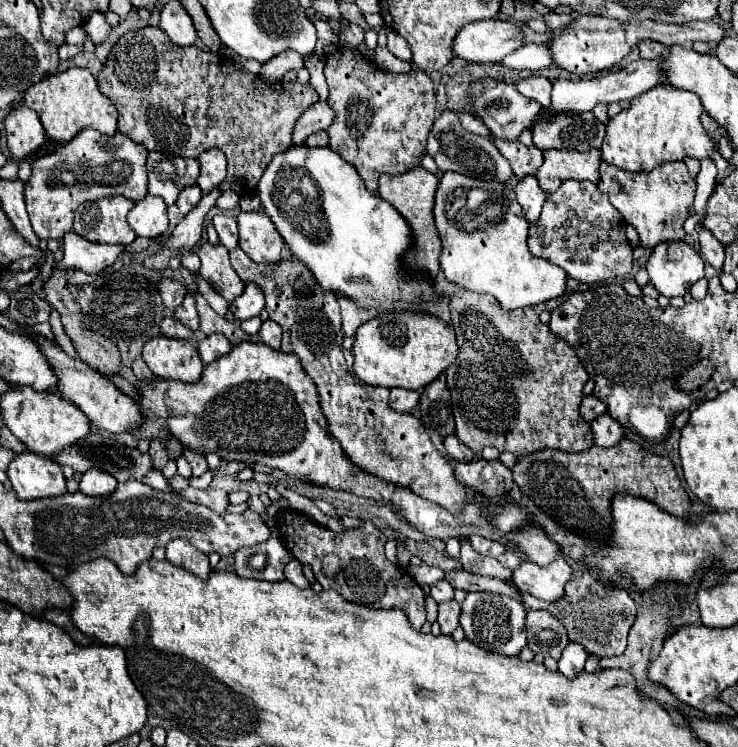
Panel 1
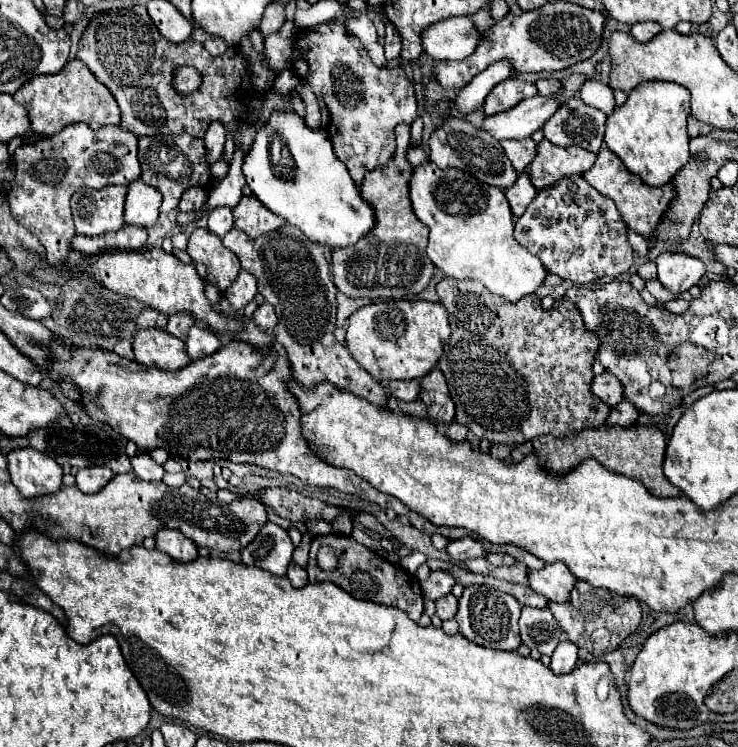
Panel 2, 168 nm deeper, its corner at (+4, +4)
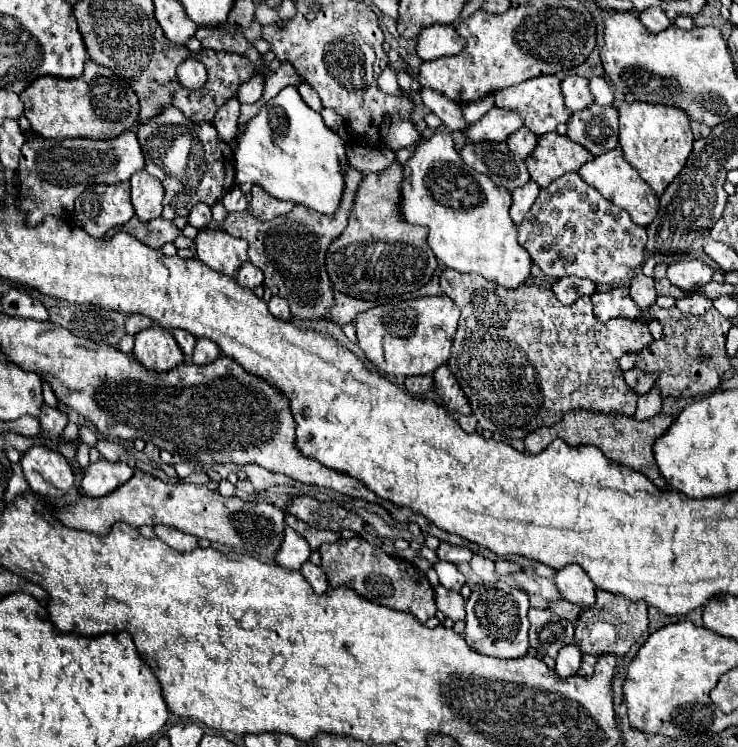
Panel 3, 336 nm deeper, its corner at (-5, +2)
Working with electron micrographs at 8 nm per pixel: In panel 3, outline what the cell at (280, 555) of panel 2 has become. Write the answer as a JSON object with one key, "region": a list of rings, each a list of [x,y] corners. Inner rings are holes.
{"region":[[[286,527],[284,543],[276,553],[276,563],[286,569],[300,569],[304,561],[310,557],[310,545],[304,537],[300,537],[294,529]]]}

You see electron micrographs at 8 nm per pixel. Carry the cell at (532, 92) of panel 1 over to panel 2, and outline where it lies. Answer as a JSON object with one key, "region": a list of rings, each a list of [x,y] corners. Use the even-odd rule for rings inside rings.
{"region":[[[537,79],[535,81],[539,95],[555,95],[559,91],[559,85],[561,85],[559,79]]]}

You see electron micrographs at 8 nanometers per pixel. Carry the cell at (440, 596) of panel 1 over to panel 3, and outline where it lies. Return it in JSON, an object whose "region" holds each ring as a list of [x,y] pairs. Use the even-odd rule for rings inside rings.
{"region":[[[438,561],[434,563],[434,571],[440,579],[440,583],[446,587],[446,589],[452,589],[452,591],[460,591],[460,587],[466,583],[464,575],[458,571],[456,565],[452,563],[446,563],[446,561]]]}

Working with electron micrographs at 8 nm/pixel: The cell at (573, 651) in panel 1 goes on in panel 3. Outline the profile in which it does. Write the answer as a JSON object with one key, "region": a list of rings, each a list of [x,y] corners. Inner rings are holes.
{"region":[[[566,645],[560,649],[556,657],[556,673],[558,677],[570,677],[578,671],[582,661],[582,651],[576,645]]]}

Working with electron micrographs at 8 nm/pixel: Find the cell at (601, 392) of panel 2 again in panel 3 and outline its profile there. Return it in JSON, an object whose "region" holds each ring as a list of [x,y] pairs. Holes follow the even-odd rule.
{"region":[[[640,367],[626,371],[626,383],[632,385],[638,391],[638,395],[642,395],[646,389],[650,389],[656,381],[658,381],[658,373],[652,373],[652,371],[646,371]]]}

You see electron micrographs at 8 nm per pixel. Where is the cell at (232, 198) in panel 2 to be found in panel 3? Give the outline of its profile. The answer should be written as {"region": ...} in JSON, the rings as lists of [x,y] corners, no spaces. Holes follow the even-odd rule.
{"region":[[[162,217],[152,219],[152,221],[146,221],[146,223],[142,223],[140,219],[134,219],[134,223],[130,221],[130,223],[124,225],[124,227],[110,229],[108,235],[112,237],[116,231],[128,231],[128,233],[132,233],[134,237],[138,237],[140,241],[144,241],[146,245],[154,247],[154,249],[160,249],[164,243],[172,243],[172,241],[181,234],[194,240],[198,233],[198,230],[190,225],[187,225],[183,230],[178,230],[172,225],[172,221],[166,221],[166,219],[162,219]]]}

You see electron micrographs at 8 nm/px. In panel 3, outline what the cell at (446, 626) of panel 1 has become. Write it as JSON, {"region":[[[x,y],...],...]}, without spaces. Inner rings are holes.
{"region":[[[436,585],[434,593],[436,593],[436,605],[438,605],[438,609],[440,609],[448,619],[452,619],[452,621],[462,621],[462,619],[464,619],[464,615],[466,615],[466,613],[464,613],[466,601],[464,601],[464,597],[462,597],[460,593],[448,591],[448,589],[444,589],[442,585]]]}

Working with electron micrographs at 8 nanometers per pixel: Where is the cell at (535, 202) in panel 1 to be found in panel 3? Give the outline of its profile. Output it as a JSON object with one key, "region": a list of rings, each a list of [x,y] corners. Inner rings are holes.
{"region":[[[530,181],[524,187],[518,187],[512,191],[512,207],[510,207],[510,219],[514,221],[514,225],[518,227],[522,223],[522,217],[528,213],[530,205],[534,203],[534,199],[538,197],[540,187]]]}

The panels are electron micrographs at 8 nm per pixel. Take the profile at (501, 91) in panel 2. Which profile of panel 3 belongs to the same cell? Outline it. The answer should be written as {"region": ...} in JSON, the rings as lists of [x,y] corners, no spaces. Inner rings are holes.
{"region":[[[556,75],[534,77],[534,81],[524,81],[522,85],[514,85],[510,89],[500,89],[498,93],[494,93],[494,99],[496,99],[496,107],[516,111],[522,117],[524,125],[536,135],[556,131],[558,123],[566,123],[572,117],[572,113],[564,105],[564,93],[560,89],[560,79]]]}

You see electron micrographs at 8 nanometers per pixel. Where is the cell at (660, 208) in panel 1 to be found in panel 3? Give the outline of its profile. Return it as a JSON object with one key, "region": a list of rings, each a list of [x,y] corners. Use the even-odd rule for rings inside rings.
{"region":[[[620,149],[606,151],[606,153],[594,157],[592,161],[584,163],[584,165],[578,169],[578,175],[580,175],[588,185],[592,185],[594,189],[598,189],[602,197],[606,197],[606,199],[612,201],[614,205],[626,209],[636,225],[646,227],[646,225],[654,219],[654,215],[656,215],[656,211],[658,211],[658,195],[654,195],[654,191],[650,189],[650,185],[648,185],[644,179],[640,179],[640,175],[636,173],[636,169],[634,169],[630,163],[624,161]]]}

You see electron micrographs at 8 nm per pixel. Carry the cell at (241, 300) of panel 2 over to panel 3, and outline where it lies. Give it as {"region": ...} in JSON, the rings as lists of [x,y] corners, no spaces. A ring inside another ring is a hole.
{"region":[[[246,261],[240,269],[238,269],[238,275],[236,275],[236,281],[242,285],[242,287],[248,287],[248,289],[254,289],[258,285],[262,285],[262,271],[252,265],[250,261]]]}

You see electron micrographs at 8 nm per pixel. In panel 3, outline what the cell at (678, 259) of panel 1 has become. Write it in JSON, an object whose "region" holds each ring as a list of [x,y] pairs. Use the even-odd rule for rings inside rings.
{"region":[[[696,259],[696,261],[678,261],[678,263],[672,263],[668,267],[668,279],[672,285],[676,285],[678,289],[686,291],[686,293],[694,293],[698,291],[700,287],[704,287],[706,283],[712,281],[712,273],[714,269]]]}

